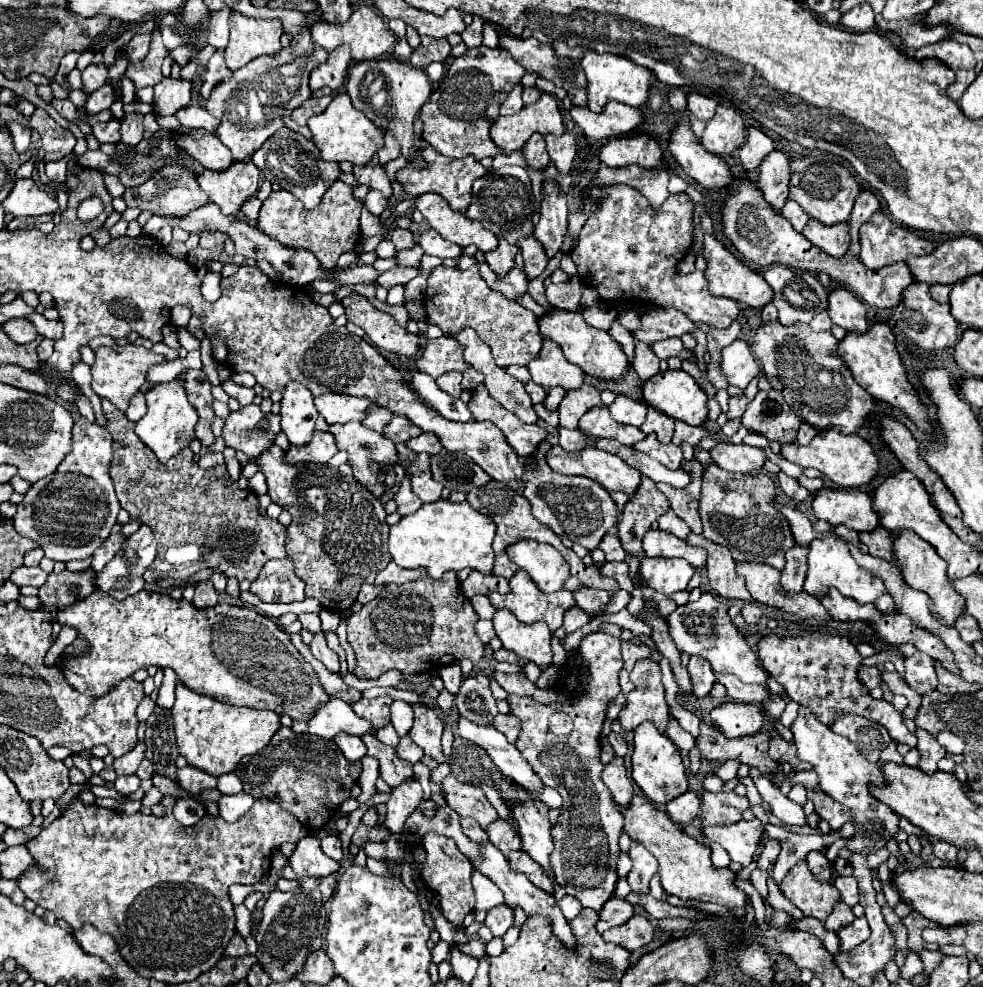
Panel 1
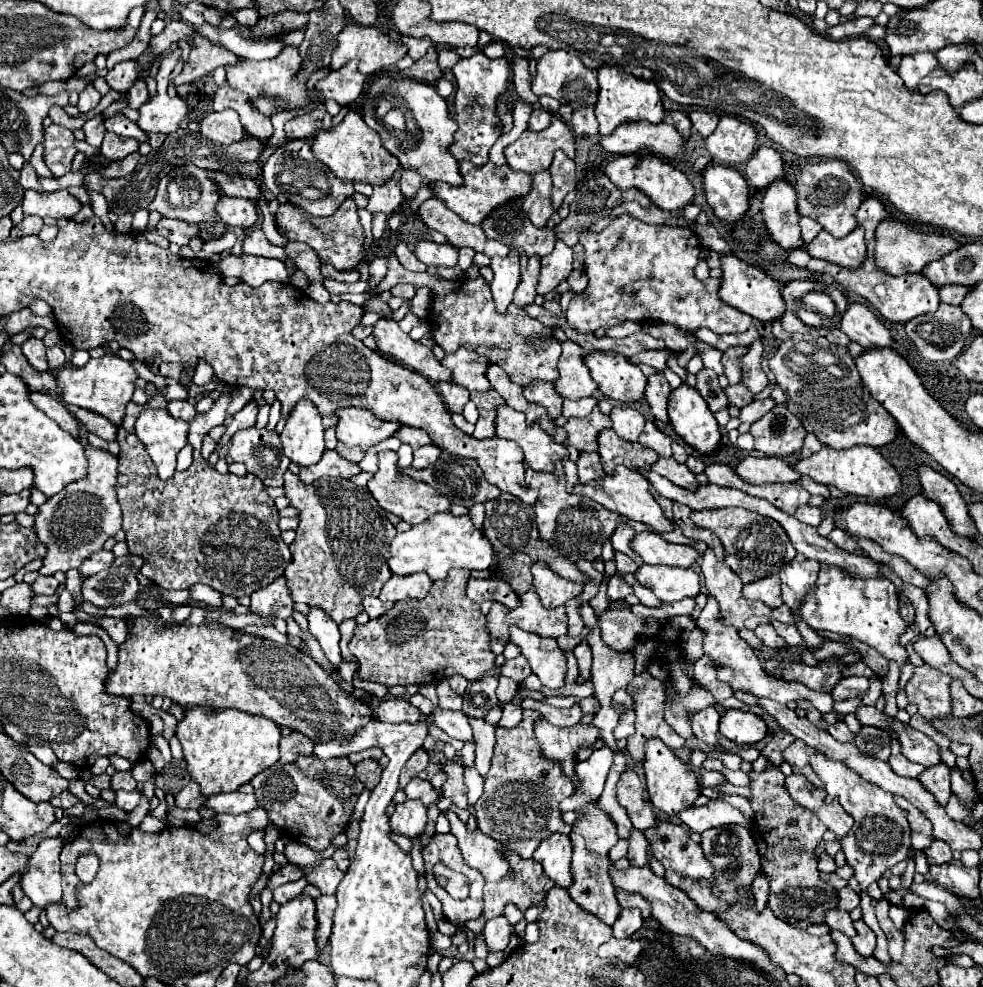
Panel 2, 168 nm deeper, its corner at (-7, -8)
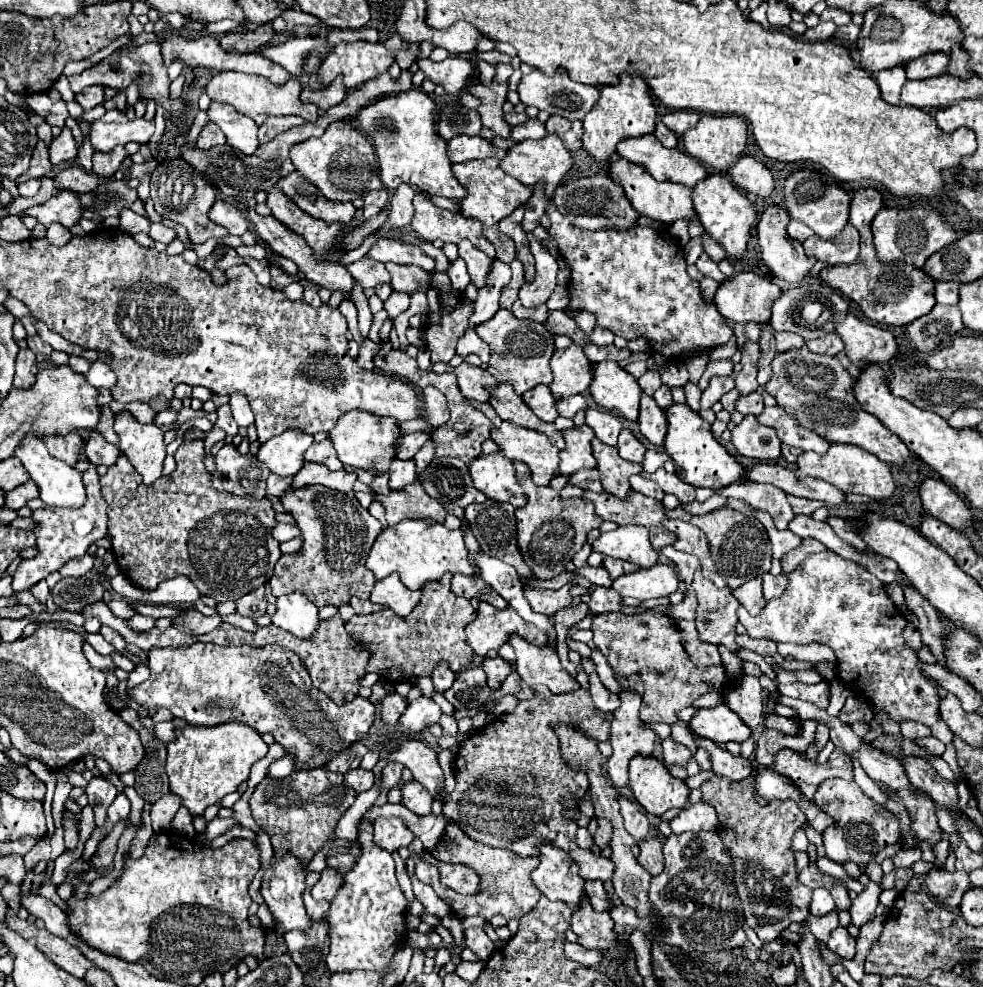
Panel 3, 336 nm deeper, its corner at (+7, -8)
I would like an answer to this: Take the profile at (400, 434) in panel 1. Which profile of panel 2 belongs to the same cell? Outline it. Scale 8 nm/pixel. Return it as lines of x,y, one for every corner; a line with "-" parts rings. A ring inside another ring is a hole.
408,426
398,428
396,434
394,434
394,438
398,438
404,444
410,444
412,448
420,448
420,446
432,442
430,436
424,430
420,430
420,428
408,428

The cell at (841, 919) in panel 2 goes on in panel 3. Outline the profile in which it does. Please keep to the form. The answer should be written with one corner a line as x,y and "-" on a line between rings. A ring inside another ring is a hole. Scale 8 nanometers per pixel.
830,912
826,916
808,916
808,928
810,932
820,940
820,942
826,942
830,938
830,932
838,926
838,912

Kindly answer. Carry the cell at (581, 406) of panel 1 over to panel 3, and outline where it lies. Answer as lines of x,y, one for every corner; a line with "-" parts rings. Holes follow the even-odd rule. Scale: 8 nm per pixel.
574,426
564,430
566,448
560,452
560,472
574,474
584,468
596,468
596,460
592,456
592,442
594,430
590,426

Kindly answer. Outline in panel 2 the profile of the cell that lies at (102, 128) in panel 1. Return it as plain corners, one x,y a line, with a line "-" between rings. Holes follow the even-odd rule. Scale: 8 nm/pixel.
106,132
100,150
110,160
122,160
124,156
128,156
128,154
138,150
138,142
134,138
120,138
114,132

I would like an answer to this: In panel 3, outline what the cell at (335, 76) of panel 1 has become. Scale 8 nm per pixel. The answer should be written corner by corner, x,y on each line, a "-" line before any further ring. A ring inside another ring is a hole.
336,78
332,82
332,86
320,90
320,92
312,92
312,90
302,90
300,94
300,100
302,102
310,102
310,104
316,104
320,110
328,110
336,104
340,104
346,96
346,88
342,84
342,78

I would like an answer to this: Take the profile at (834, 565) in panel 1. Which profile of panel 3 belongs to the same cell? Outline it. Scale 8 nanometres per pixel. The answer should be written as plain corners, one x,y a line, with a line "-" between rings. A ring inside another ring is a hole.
830,550
808,554
802,564
788,574
786,592
780,598
772,598
758,616
750,616
744,608
738,608
738,622
746,628
752,638
770,638
774,642
794,642
794,644
826,644
836,654
838,678
850,686
856,696
862,696
874,714
888,714
894,722
914,720
932,728
932,734
944,744
952,742
952,732
946,728
944,720
938,716
938,696
934,686
922,676
918,668
916,650
906,646
902,632
906,628
906,618
900,614
890,600
884,584
870,574
864,566
842,558

